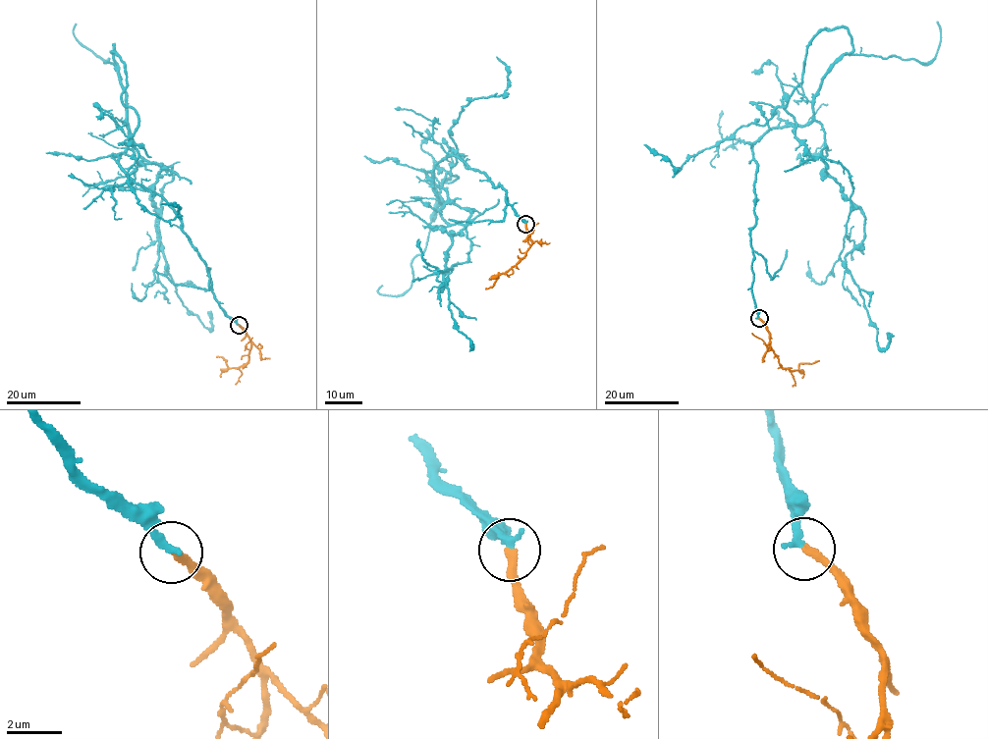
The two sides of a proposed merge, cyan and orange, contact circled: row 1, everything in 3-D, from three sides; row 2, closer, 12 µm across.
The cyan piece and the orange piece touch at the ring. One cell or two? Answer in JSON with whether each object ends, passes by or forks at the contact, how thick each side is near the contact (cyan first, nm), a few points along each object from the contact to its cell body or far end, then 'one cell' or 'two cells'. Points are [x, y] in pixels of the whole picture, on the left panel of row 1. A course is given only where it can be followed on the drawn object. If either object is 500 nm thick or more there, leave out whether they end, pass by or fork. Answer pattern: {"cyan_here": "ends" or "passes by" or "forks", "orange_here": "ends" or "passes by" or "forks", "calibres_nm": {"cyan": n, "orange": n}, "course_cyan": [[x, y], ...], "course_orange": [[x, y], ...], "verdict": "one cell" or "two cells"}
{"cyan_here": "ends", "orange_here": "ends", "calibres_nm": {"cyan": 280, "orange": 280}, "course_cyan": [[238, 324], [182, 219], [130, 180], [121, 153], [164, 167], [152, 198], [165, 269], [208, 329], [208, 311]], "course_orange": [[238, 325], [250, 342], [248, 363], [237, 368], [229, 367], [226, 360], [216, 357]], "verdict": "one cell"}

